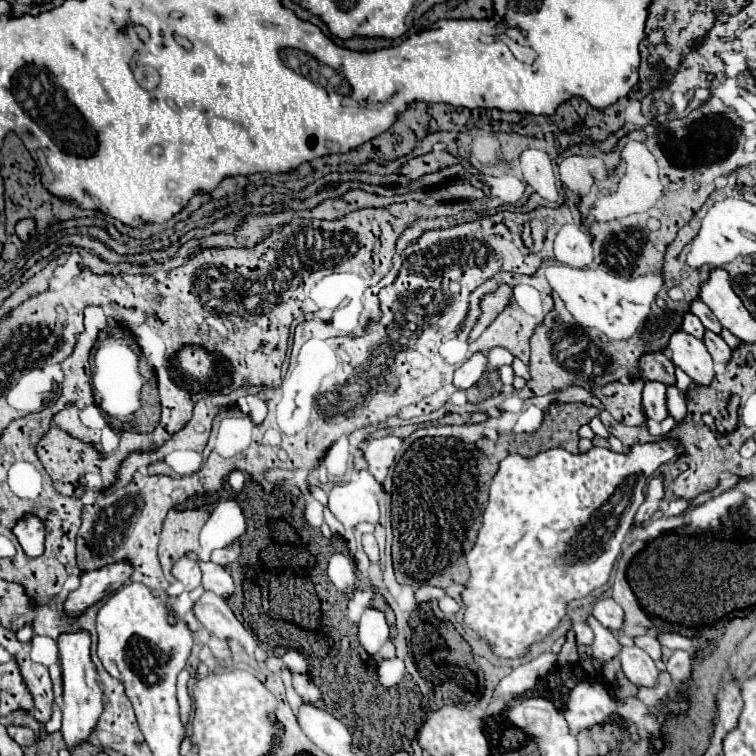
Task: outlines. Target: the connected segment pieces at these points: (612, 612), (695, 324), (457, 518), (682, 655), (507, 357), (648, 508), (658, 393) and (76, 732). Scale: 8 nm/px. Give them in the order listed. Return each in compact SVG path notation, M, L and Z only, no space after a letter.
M602 596L600 600L594 602L592 614L602 626L606 626L610 630L620 630L620 626L622 626L622 616L624 616L622 608L608 596Z
M686 312L684 314L684 320L682 320L682 330L696 336L696 338L702 338L704 336L704 326L702 322L698 320L698 316L694 316L692 312Z
M556 404L550 406L542 426L532 434L508 434L500 436L496 442L490 438L480 438L478 442L464 442L460 438L418 438L410 444L410 448L404 452L400 462L394 468L394 490L392 490L392 528L394 528L394 544L392 544L392 556L394 556L394 568L398 582L408 580L420 580L434 586L448 588L450 584L466 584L470 578L468 566L466 566L466 554L470 552L472 544L476 542L476 532L482 524L482 512L488 502L488 486L492 482L492 476L496 474L498 462L512 454L520 452L522 456L532 456L532 452L538 452L540 448L564 448L572 454L578 454L578 428L582 424L588 424L592 416L600 414L596 406L588 404Z
M674 650L670 660L666 662L666 670L672 674L674 684L684 682L690 676L690 668L692 668L692 658L686 650Z
M494 346L488 352L488 368L496 368L498 370L504 364L512 364L512 360L514 360L514 356L506 348L502 348L502 346Z
M654 474L654 476L648 480L646 500L644 500L644 504L638 508L638 512L636 512L636 522L648 520L648 516L652 516L652 512L658 510L658 504L662 502L662 498L664 498L664 476L662 476L662 474Z
M648 380L642 388L642 406L648 418L654 418L656 422L664 420L668 416L666 410L666 386L658 380Z
M80 628L76 632L64 632L58 638L58 648L60 648L60 662L62 662L62 678L64 678L62 736L66 746L72 750L90 738L104 708L100 700L100 690L94 680L96 672L90 660L90 632L86 628Z

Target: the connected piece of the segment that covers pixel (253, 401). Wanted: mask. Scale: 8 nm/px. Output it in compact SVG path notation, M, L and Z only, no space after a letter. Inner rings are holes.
M248 394L246 402L250 406L250 416L254 422L262 422L266 416L266 400L262 400L258 394Z

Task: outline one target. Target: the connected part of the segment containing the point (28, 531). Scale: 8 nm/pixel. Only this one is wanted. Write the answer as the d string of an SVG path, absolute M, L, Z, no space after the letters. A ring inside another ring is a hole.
M32 512L22 514L16 520L16 524L12 526L12 534L18 538L26 556L38 558L44 554L46 530L44 530L44 520L38 518L36 514L32 514Z

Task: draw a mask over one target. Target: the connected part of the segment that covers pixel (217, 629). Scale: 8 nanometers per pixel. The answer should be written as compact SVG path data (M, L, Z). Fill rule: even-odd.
M204 590L200 600L192 604L192 612L210 634L216 634L218 638L238 640L248 654L252 654L252 650L256 648L254 636L238 622L238 618L232 614L230 606L214 592Z

